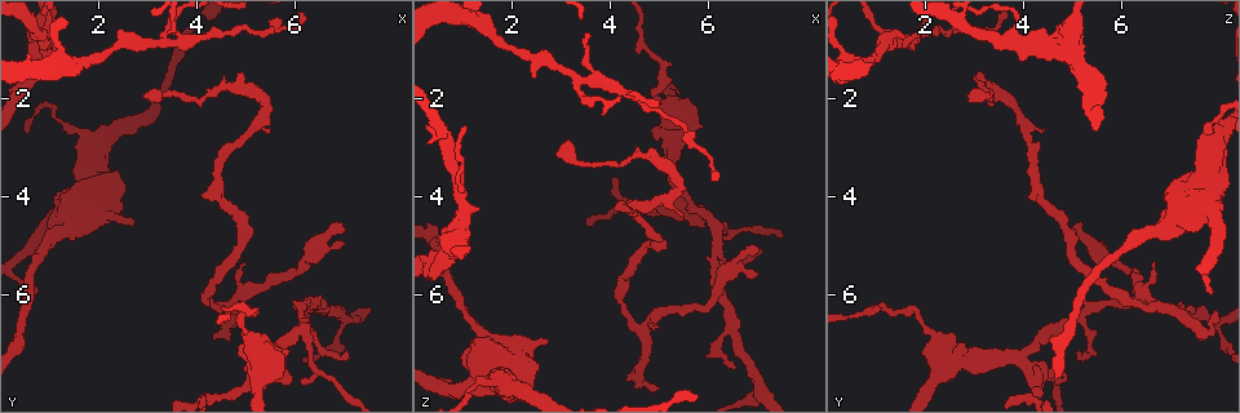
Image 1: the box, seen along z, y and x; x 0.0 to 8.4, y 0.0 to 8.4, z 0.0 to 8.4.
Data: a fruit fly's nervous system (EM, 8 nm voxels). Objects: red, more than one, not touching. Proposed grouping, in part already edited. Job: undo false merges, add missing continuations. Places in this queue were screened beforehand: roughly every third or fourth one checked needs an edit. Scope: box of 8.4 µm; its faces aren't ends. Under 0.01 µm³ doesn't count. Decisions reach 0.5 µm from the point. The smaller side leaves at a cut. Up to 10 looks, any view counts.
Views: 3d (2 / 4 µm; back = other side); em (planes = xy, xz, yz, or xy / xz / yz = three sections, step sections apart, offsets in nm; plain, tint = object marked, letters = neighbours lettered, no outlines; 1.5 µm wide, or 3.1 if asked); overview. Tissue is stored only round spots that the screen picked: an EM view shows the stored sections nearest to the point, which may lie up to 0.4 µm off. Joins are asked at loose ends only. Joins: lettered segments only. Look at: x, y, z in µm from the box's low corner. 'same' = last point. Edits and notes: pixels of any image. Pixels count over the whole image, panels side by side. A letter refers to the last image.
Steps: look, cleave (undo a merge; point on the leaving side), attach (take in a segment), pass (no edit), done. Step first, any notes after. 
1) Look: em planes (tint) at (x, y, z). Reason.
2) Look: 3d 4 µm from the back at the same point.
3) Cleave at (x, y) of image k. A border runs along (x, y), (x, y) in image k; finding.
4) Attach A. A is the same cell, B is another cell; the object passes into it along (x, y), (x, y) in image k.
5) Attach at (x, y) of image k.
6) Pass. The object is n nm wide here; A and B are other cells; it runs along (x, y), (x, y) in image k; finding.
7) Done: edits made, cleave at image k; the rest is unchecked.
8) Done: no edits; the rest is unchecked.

Look: em xz step 4 (letters) at (7.05, 4.95, 5.55). An open end.

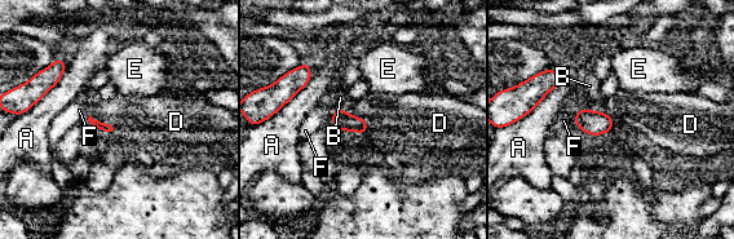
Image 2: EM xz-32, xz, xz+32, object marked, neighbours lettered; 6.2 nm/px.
Look: em planes (letters) at the same point. Cut it another way.

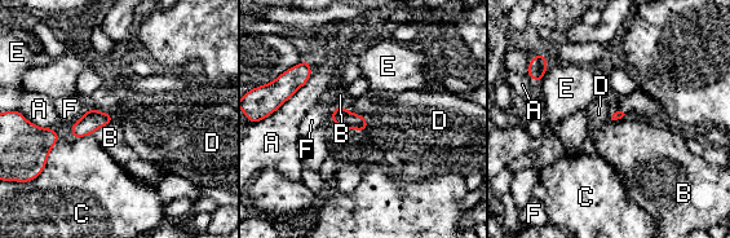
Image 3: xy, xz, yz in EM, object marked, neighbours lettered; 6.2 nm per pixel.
Pass. A, B, C, D, E and F are other cells; a border runs along (344, 109), (361, 114), (364, 118) in image 3; none of them fits.

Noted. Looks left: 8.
Look: 3d 4 µm at (6.45, 6.15, 6.65).

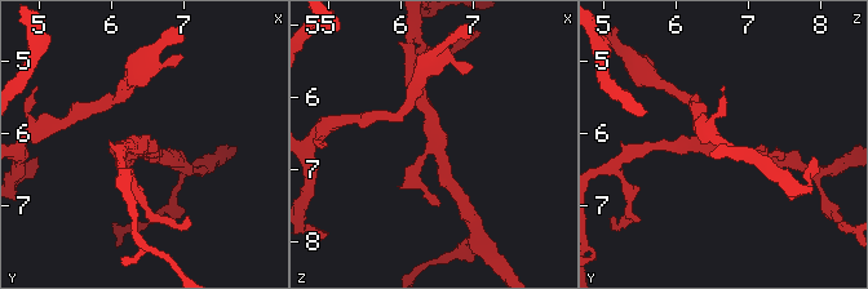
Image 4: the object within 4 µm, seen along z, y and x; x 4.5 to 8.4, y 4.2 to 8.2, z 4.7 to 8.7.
Look: em xy step 8 (letters) at (6.40, 6.20, 6.65). Now the EM.

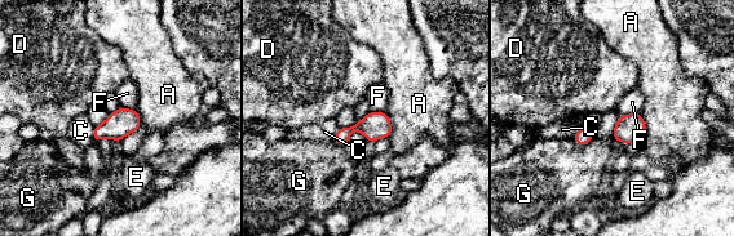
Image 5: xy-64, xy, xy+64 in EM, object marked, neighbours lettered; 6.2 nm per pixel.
Pass. A, C, D, E, F and G are other cells; a border runs along (339, 127), (334, 142) in image 5; all the same cell.

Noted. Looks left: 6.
Look: em xy step 4 (letters) at (0.75, 5.95, 7.75). End of a long branch.

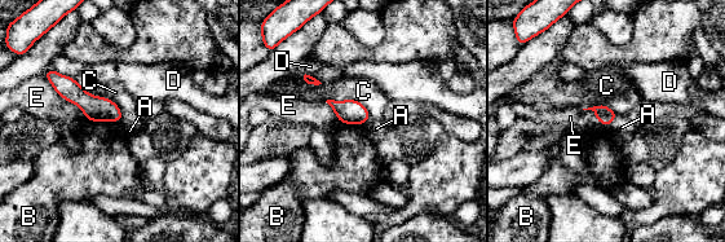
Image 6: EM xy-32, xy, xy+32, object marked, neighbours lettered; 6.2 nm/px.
Look: em planes (letters) at the same point.

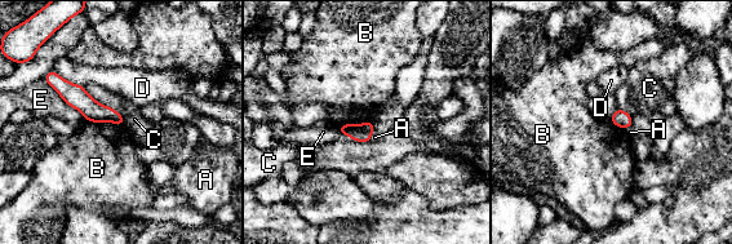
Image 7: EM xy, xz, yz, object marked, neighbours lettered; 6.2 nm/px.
Pass. The object is 100 nm wide here; A, B, C, D and E are other cells; it runs along (56, 80), (93, 111), (122, 122) in image 7; no lettered segment goes on from it.

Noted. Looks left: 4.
Look: em xz step 8 (letters) at (3.35, 0.85, 1.65). Sharp bend.

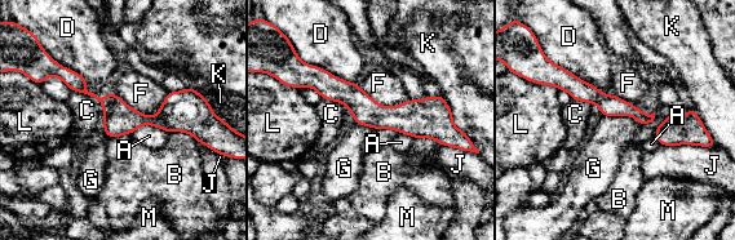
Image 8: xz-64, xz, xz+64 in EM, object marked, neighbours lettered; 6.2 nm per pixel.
Pass. The object is 130 nm wide here; A, B, C, D, F, G, J, K, L and M are other cells; it runs along (304, 83), (377, 116), (448, 114) in image 8; one cell here.

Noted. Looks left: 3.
Done: no edits; the rest is unchecked.

